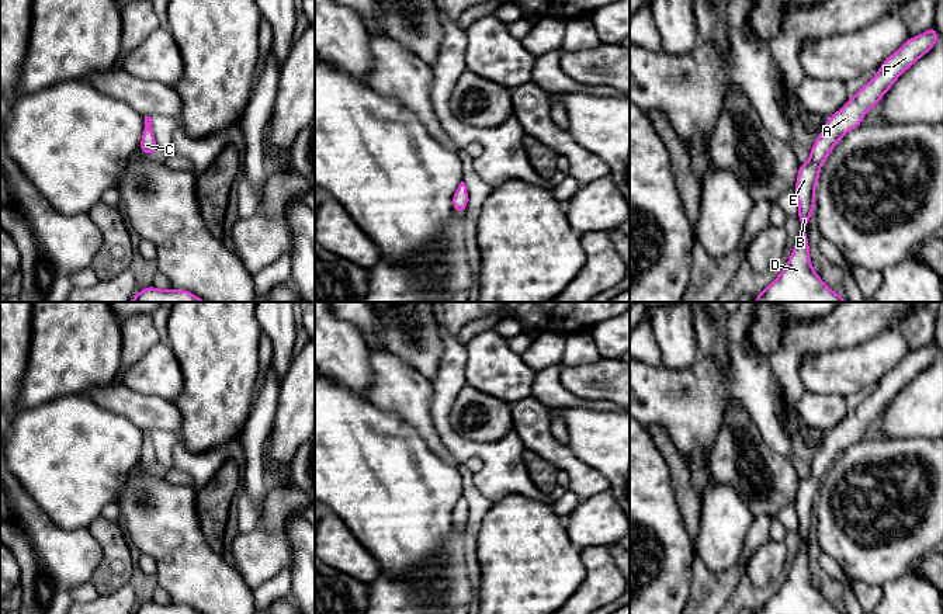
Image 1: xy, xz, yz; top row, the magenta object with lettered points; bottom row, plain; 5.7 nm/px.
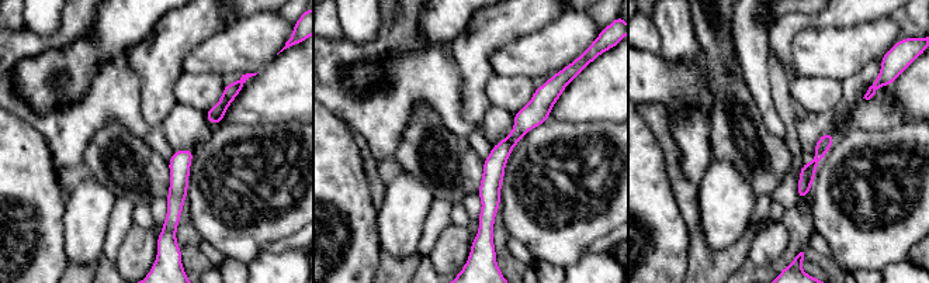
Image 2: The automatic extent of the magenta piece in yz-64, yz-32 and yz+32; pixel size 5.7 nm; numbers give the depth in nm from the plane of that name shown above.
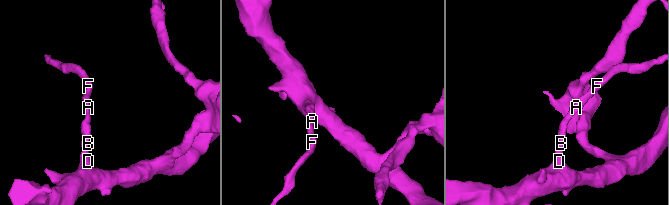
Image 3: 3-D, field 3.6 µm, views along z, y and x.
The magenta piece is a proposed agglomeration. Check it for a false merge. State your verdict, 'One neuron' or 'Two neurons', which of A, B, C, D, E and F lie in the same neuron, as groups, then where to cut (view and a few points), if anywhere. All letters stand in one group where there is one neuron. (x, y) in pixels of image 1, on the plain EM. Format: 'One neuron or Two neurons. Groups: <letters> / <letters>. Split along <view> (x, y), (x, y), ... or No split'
One neuron. Groups: A B C D E F. No split

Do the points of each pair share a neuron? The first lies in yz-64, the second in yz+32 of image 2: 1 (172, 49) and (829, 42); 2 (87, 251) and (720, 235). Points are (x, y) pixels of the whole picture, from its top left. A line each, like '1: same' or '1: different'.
1: different
2: same

